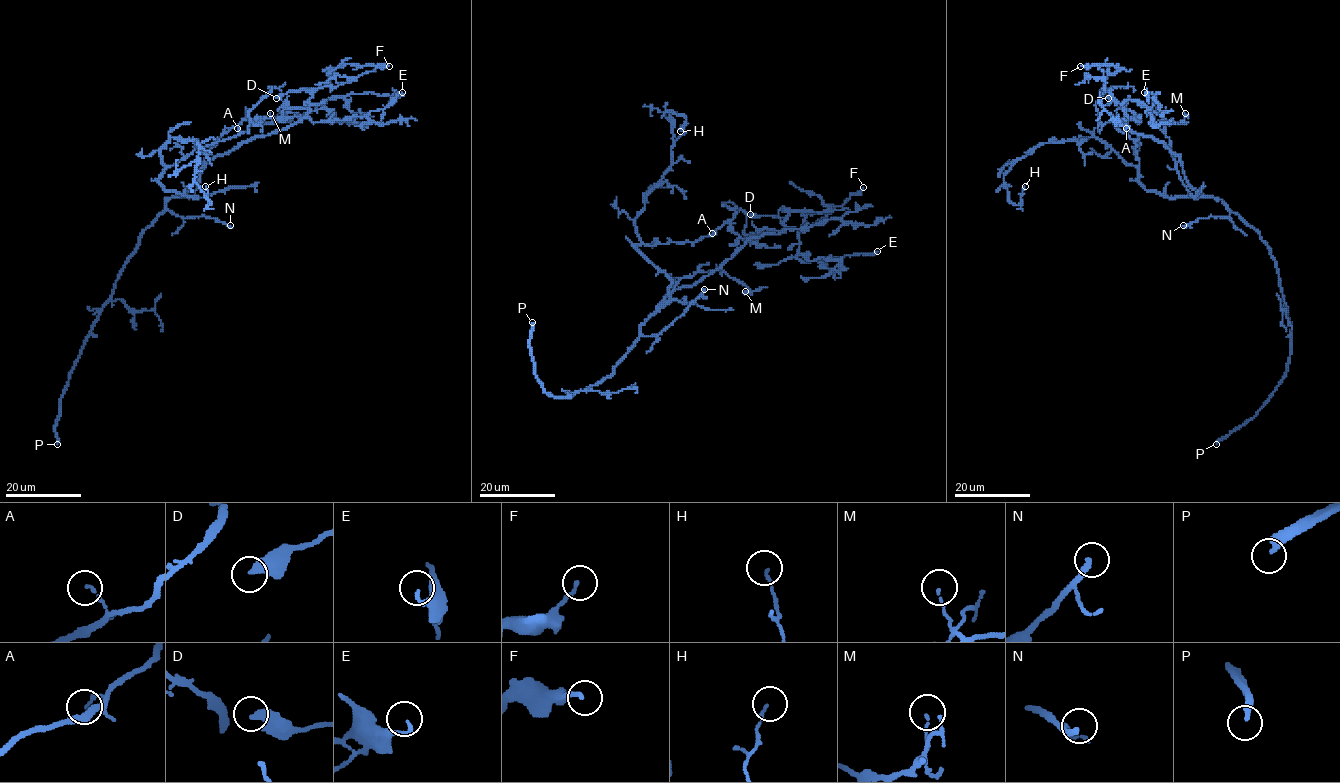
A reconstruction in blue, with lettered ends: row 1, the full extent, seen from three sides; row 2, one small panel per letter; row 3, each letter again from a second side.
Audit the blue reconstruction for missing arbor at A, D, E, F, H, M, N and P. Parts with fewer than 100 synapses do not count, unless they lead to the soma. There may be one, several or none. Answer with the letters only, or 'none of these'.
P

